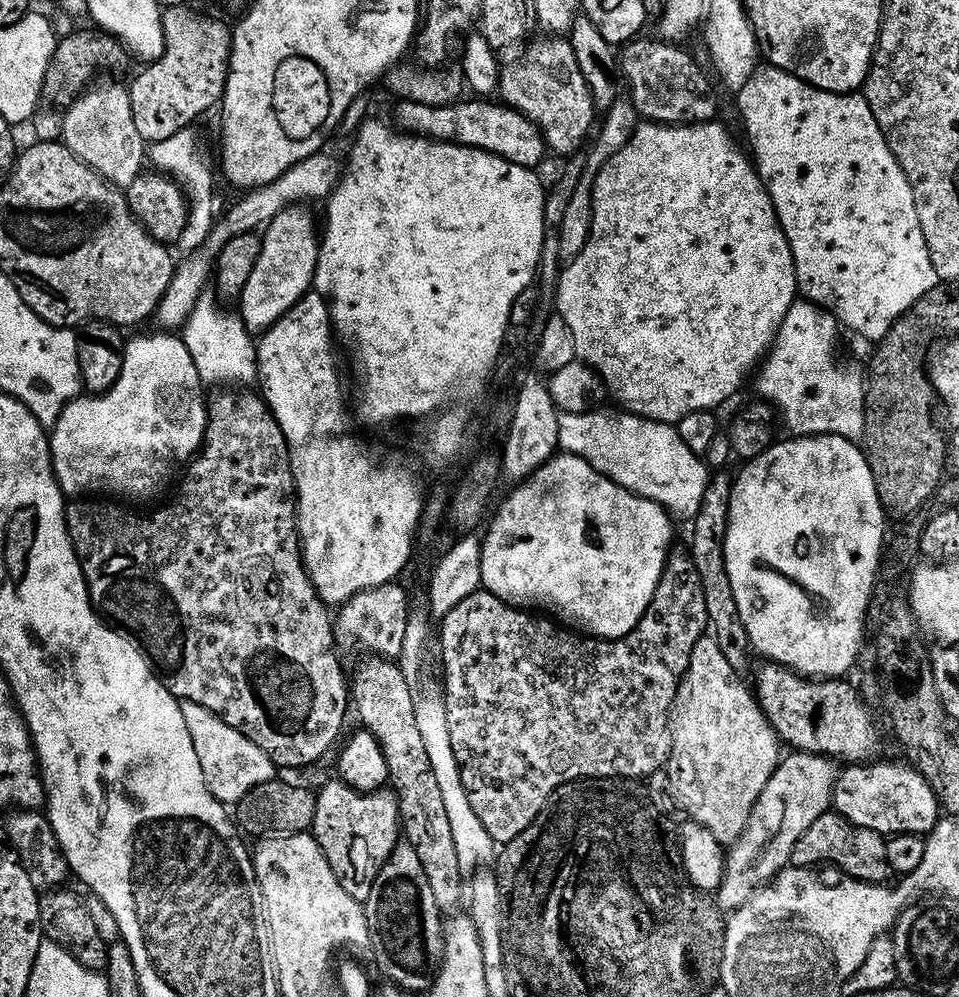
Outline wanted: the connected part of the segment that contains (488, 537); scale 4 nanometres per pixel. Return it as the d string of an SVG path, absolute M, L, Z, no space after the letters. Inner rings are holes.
M567 454L552 456L527 480L523 483L517 483L514 490L516 490L516 493L497 510L496 517L493 518L492 525L489 526L488 533L485 534L484 540L482 539L480 544L481 582L483 587L512 608L521 610L541 608L544 611L541 613L555 618L561 625L567 626L585 637L601 640L622 640L629 636L644 619L646 610L660 585L664 568L668 565L669 555L674 548L674 545L672 545L673 517L660 504L655 504L646 498L635 496L634 493L628 492L624 488L619 488L613 480L598 474L598 470L594 470L594 466L590 466L582 458Z

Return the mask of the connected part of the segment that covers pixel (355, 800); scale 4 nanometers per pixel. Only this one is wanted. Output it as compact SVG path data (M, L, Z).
M339 778L333 780L333 784L326 785L322 790L319 789L316 797L316 813L310 832L316 837L318 846L322 846L322 854L326 862L330 862L330 870L334 870L342 890L346 890L350 898L363 902L370 898L370 890L377 874L391 860L396 845L401 843L400 801L392 790L356 792L343 780Z

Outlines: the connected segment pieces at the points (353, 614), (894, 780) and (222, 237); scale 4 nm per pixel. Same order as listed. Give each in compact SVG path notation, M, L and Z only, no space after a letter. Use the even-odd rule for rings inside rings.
M399 583L383 584L374 590L366 590L350 598L339 609L340 617L334 620L336 643L341 649L356 648L361 644L369 648L376 658L398 658L406 636L406 626L410 619L408 596L400 589Z
M880 763L848 766L845 772L843 769L837 775L836 786L832 789L835 811L856 828L878 832L885 838L900 836L904 832L927 837L942 819L942 809L934 790L927 784L926 778L907 763Z
M317 154L306 158L306 162L298 162L298 166L294 166L286 174L282 174L282 178L278 178L278 182L270 182L269 184L263 184L260 188L253 189L244 196L228 213L221 215L219 219L212 225L212 232L208 235L208 240L205 242L202 249L203 254L192 254L187 257L188 261L184 265L177 267L172 273L172 281L170 282L168 289L166 290L164 297L162 298L158 307L156 307L156 313L154 315L155 323L160 323L164 330L180 330L186 321L188 321L189 314L194 310L194 306L200 301L201 296L205 295L206 288L204 286L209 285L210 275L212 272L212 264L206 257L200 255L208 255L209 258L215 258L219 256L222 249L226 246L226 242L230 242L230 238L238 238L238 234L246 234L247 232L256 232L267 226L271 220L278 218L278 214L282 214L282 210L286 210L292 204L298 204L303 202L312 202L308 200L320 200L320 202L327 201L328 197L332 195L336 190L337 184L340 182L342 175L341 161L336 161L332 156L324 156L325 154Z

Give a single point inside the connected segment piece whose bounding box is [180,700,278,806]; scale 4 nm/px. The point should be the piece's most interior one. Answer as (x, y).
(233, 766)

